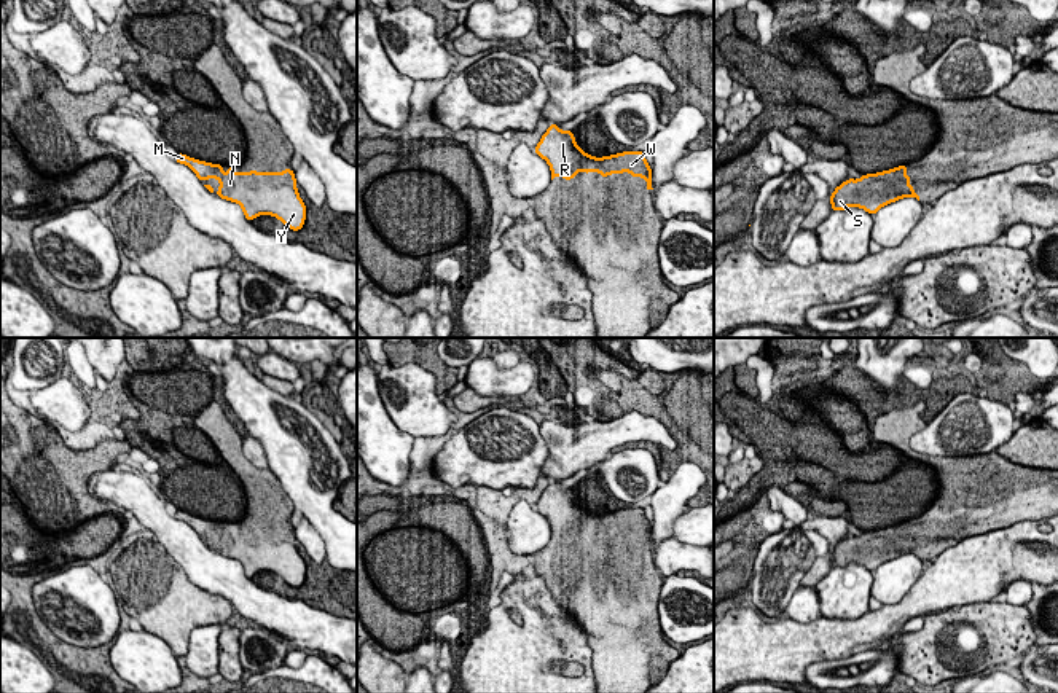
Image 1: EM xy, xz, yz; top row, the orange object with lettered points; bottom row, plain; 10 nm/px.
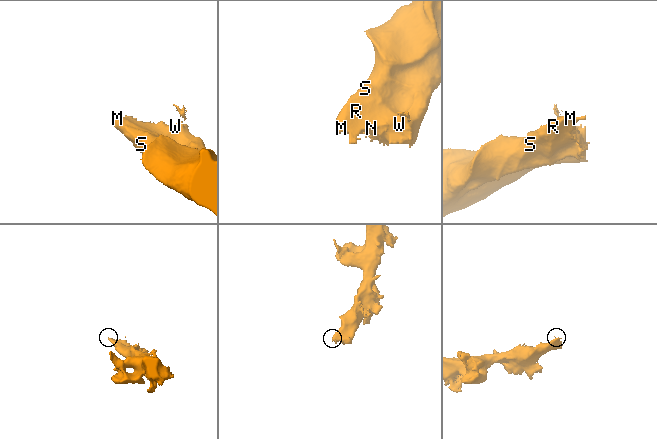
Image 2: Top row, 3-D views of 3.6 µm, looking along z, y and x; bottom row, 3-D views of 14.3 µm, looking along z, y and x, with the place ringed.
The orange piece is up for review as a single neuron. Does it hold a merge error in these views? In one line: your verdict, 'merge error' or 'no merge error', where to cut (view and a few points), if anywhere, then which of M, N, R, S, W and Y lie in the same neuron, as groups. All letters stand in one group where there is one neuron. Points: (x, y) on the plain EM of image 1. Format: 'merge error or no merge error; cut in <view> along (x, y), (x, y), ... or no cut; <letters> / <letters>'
no merge error; no cut; M N R S W Y

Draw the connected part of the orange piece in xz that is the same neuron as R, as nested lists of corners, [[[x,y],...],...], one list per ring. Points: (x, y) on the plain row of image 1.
[[[554,480],[547,486],[534,508],[548,519],[551,537],[554,534],[572,537],[578,527],[585,531],[596,527],[602,535],[628,527],[634,535],[644,534],[647,537],[647,546],[653,546],[652,526],[645,518],[644,508],[625,508],[594,515],[575,500],[572,487],[559,487]]]

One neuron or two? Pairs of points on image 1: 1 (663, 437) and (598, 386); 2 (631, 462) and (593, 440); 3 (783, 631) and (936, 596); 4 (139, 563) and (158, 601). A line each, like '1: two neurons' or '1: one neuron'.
1: two neurons
2: two neurons
3: one neuron
4: one neuron

